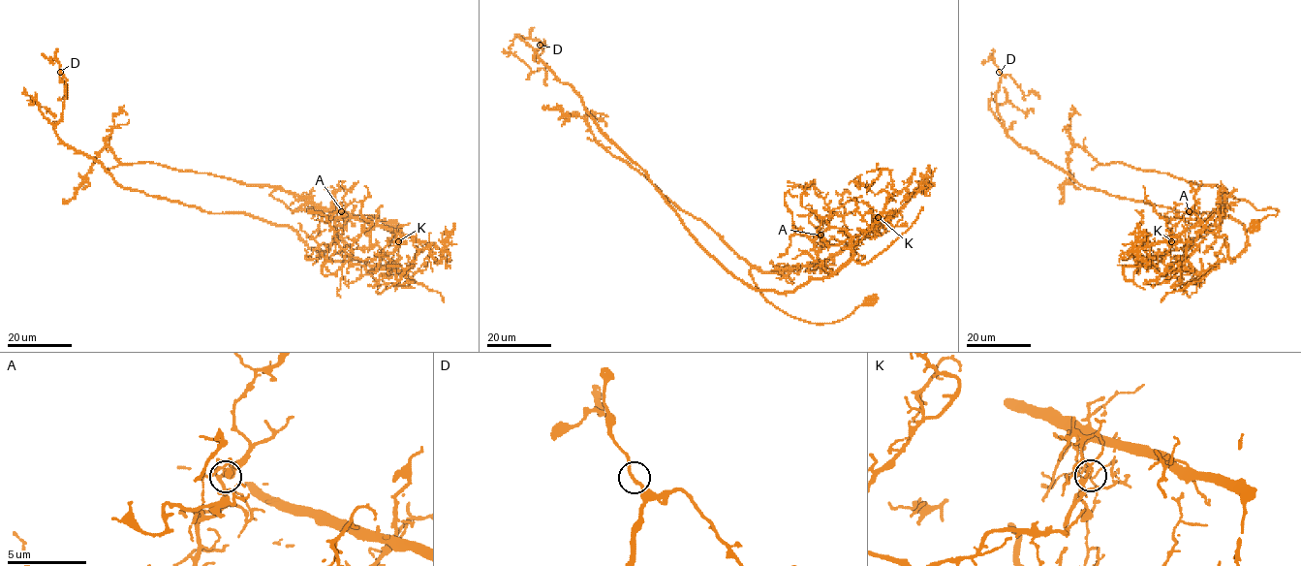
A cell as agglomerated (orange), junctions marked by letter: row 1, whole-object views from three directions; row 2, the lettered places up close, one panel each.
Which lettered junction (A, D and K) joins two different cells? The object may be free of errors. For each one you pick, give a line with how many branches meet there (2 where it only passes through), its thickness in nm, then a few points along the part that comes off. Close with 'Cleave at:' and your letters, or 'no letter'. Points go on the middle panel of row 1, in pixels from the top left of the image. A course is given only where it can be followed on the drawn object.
K: 2 branches meet; 180 nm thick; foreign part runs (879, 217), (852, 199), (830, 211), (851, 254), (831, 274), (748, 286), (535, 53), (544, 41), (546, 85)
Cleave at: K

